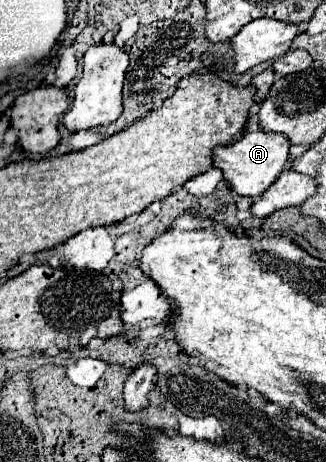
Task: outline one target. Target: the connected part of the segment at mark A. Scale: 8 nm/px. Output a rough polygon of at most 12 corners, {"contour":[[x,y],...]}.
{"contour":[[252,131],[212,149],[224,181],[248,197],[282,173],[290,141]]}

